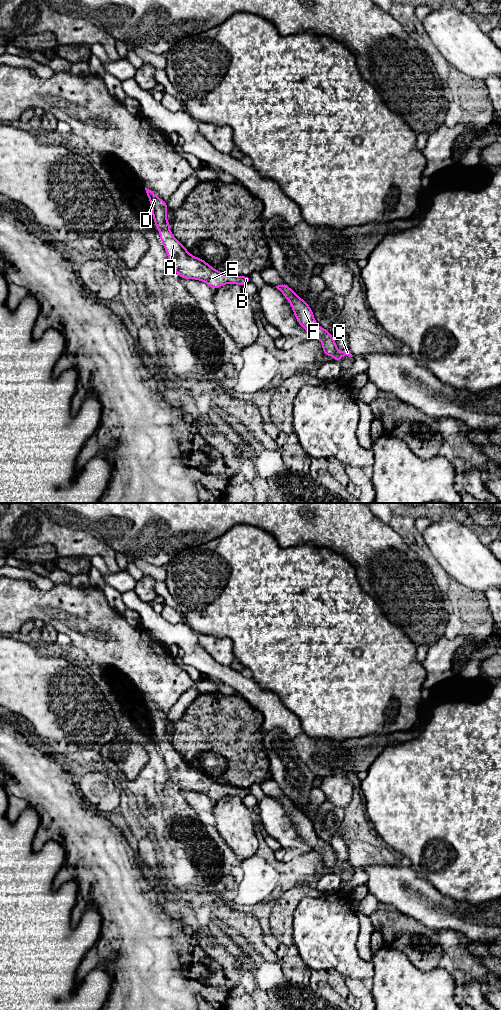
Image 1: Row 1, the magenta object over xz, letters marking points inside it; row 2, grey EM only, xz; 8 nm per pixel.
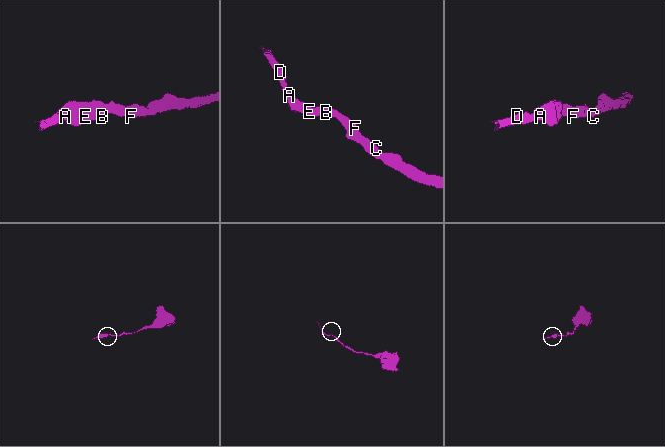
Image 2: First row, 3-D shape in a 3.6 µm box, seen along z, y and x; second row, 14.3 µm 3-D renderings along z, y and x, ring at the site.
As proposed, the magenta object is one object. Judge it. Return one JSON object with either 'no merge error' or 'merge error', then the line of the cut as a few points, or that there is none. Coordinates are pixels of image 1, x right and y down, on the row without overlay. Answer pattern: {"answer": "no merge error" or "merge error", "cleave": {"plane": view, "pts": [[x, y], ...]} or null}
{"answer": "no merge error", "cleave": null}

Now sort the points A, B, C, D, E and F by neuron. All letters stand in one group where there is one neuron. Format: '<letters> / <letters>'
A B C D E F

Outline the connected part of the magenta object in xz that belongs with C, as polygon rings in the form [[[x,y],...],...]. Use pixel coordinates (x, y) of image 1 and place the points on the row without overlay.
[[[285,796],[278,797],[276,800],[281,803],[283,808],[291,816],[296,832],[302,840],[307,843],[313,851],[322,854],[323,866],[334,869],[336,874],[339,875],[344,867],[353,868],[348,861],[341,864],[338,862],[332,846],[327,841],[318,837],[310,818],[305,812],[301,811],[293,801]]]

